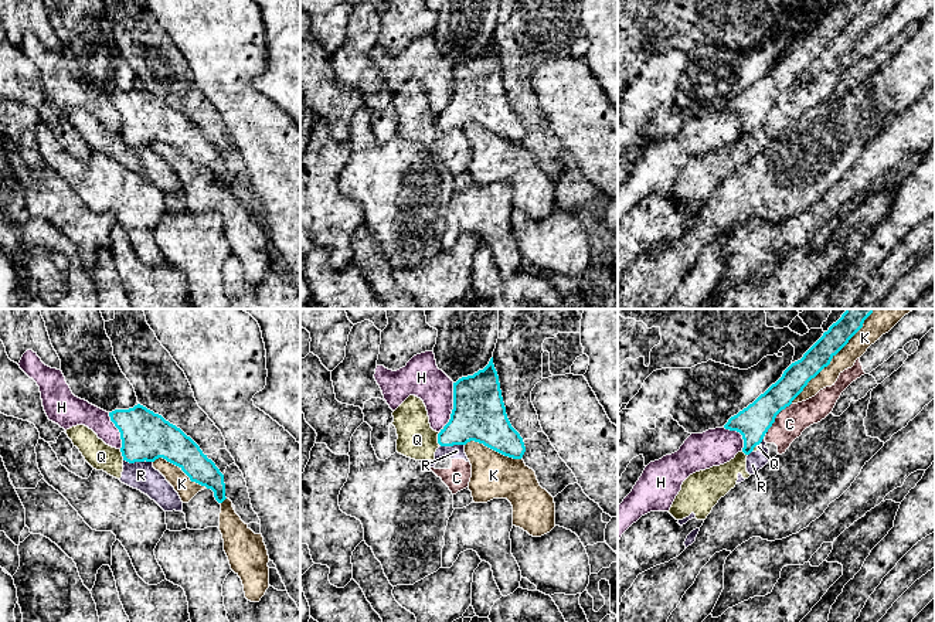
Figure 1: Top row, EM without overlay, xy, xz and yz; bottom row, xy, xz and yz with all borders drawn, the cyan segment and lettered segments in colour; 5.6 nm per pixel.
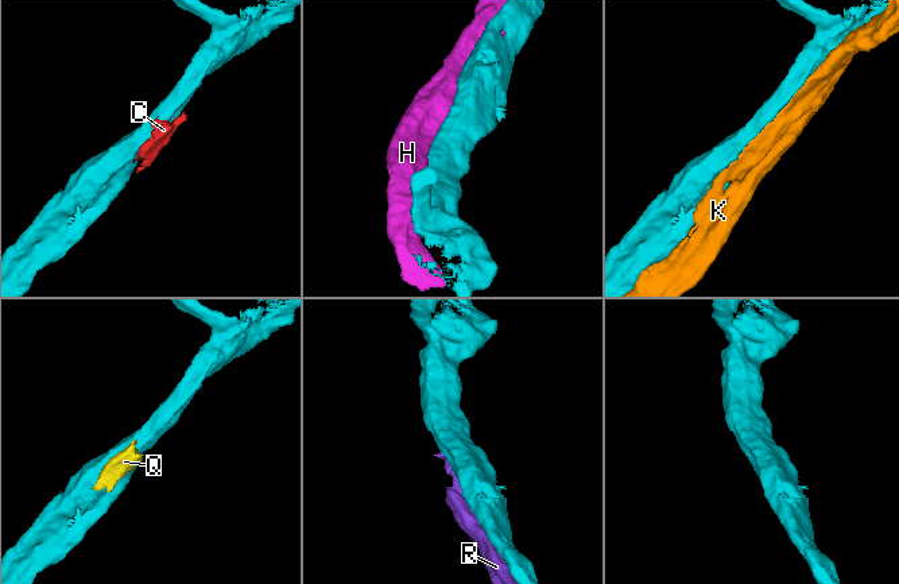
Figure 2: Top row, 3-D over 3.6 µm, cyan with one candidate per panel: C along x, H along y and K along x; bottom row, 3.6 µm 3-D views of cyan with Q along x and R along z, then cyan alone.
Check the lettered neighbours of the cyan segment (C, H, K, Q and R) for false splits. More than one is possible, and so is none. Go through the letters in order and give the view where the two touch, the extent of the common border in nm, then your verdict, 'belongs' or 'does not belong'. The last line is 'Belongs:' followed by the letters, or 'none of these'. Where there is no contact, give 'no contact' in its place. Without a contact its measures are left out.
C: yz | 220 nm | does not belong
H: xz | 300 nm | does not belong
K: yz | 650 nm | does not belong
Q: xz | 70 nm | does not belong
R: xy | 170 nm | does not belong
Belongs: none of these

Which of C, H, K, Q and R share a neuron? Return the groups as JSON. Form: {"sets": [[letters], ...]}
{"sets": [["C", "Q", "R"], ["H"], ["K"]]}

